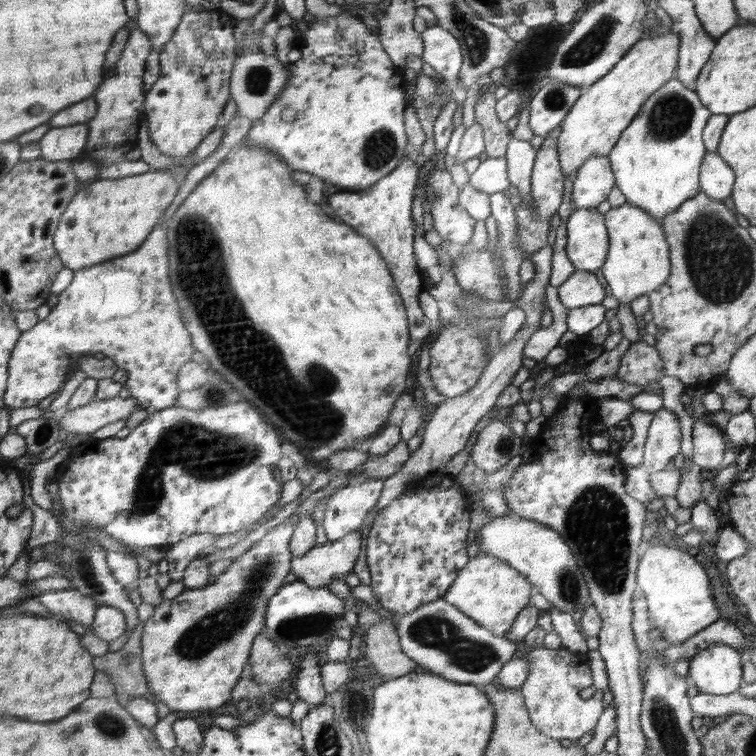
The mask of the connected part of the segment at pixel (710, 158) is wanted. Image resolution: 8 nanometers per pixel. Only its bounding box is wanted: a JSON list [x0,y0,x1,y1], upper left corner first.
[701,152,736,200]

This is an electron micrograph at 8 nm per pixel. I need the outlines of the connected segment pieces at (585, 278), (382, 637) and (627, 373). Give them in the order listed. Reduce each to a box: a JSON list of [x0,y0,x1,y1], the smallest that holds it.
[[557,270,606,309],[366,621,418,676],[616,339,665,388]]

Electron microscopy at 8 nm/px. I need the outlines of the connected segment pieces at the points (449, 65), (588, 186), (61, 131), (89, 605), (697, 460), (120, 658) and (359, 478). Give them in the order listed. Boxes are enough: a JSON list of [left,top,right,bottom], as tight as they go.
[[422,24,464,88],[572,156,615,209],[40,123,90,162],[35,588,100,627],[692,420,729,469],[95,621,172,718],[343,441,411,487]]

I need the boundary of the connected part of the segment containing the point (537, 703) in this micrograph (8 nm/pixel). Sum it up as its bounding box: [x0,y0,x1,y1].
[520,645,604,741]

